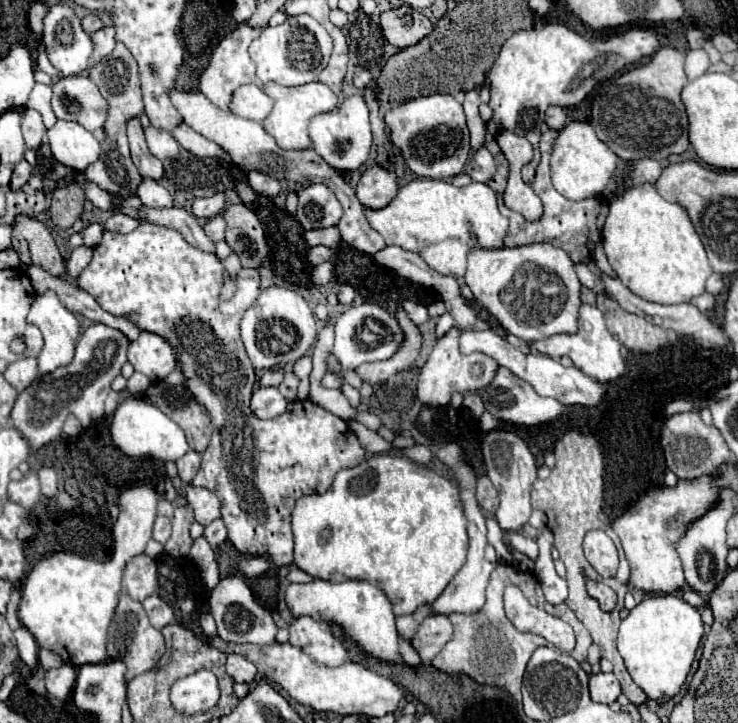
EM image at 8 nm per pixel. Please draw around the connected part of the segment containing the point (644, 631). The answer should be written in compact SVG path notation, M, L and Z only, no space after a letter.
M648 595L630 611L626 619L622 619L618 651L634 683L648 699L662 705L680 693L702 635L704 623L696 607L678 595Z

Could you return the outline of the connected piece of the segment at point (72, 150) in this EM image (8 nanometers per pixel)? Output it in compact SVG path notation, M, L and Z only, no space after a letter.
M58 121L48 129L48 139L54 157L70 169L84 171L100 155L100 143L96 137L74 121Z

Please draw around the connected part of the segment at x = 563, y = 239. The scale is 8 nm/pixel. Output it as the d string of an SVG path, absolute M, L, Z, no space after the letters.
M546 131L542 133L542 139L540 139L540 151L542 151L542 161L536 169L536 179L532 181L532 187L536 191L536 195L542 199L544 203L544 217L540 221L526 221L522 215L514 213L514 211L508 211L504 207L504 201L502 201L502 195L504 195L504 187L506 187L506 181L508 181L508 161L506 157L500 153L496 155L496 173L494 177L488 181L488 185L496 191L498 195L498 207L500 207L500 213L506 215L510 219L510 231L508 231L508 237L504 241L506 247L518 247L518 245L530 245L530 243L550 243L550 245L558 245L562 247L570 259L574 263L586 263L590 267L590 271L598 277L600 275L600 269L596 267L592 255L594 255L594 247L596 243L600 241L602 237L602 227L604 227L604 219L608 215L608 201L604 205L604 201L600 197L592 197L592 199L584 199L584 201L568 201L566 197L562 197L554 187L552 187L552 181L550 181L550 165L548 165L548 159L550 159L550 151L552 151L552 143L556 139L556 133L554 131Z

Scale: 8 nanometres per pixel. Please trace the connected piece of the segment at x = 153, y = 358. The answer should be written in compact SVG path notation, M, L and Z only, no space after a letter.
M142 331L140 337L130 343L128 361L134 371L144 373L152 381L162 381L174 369L180 369L176 349L166 339L150 331Z

